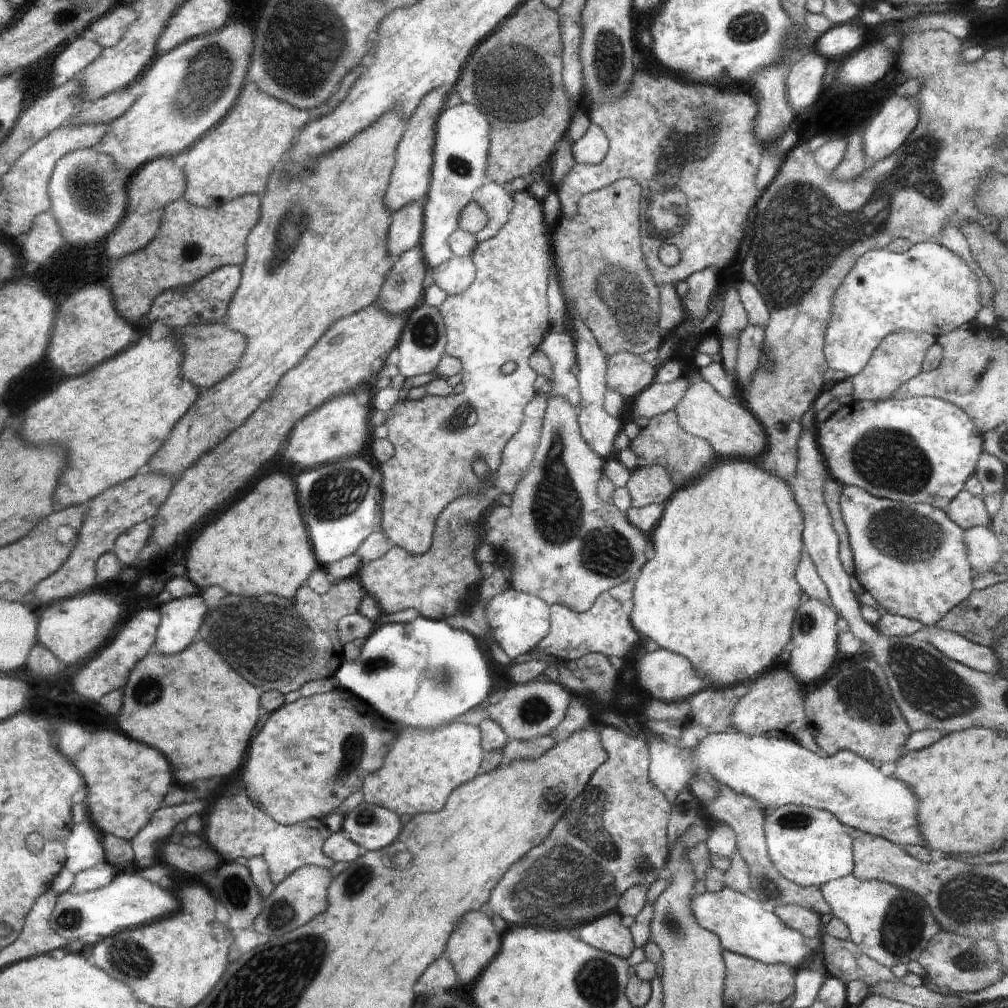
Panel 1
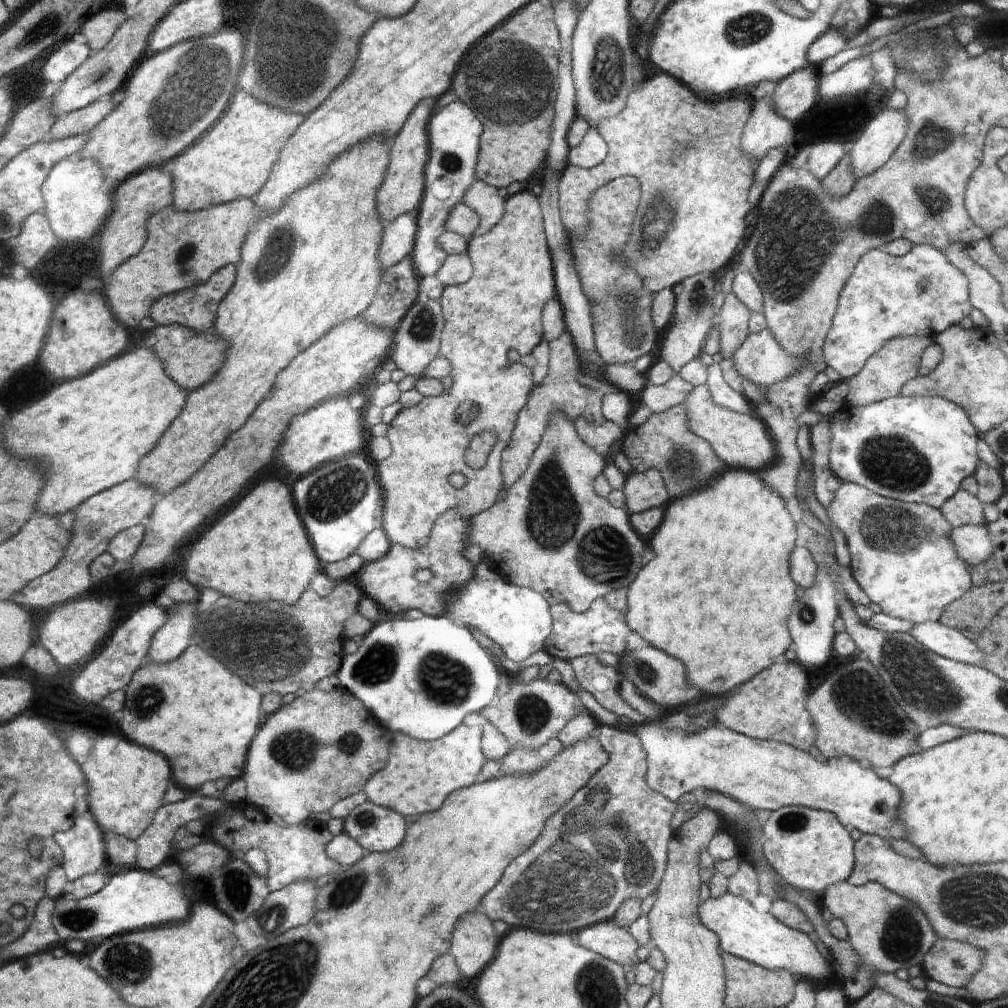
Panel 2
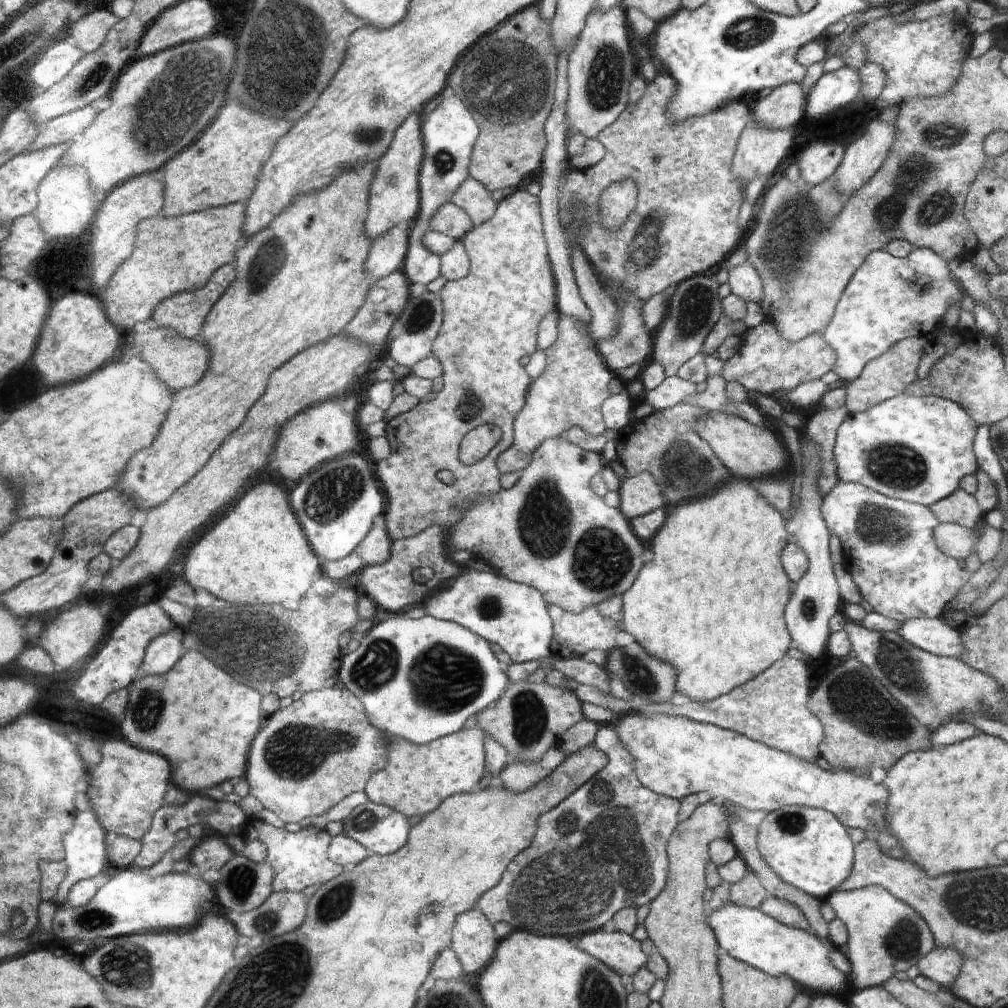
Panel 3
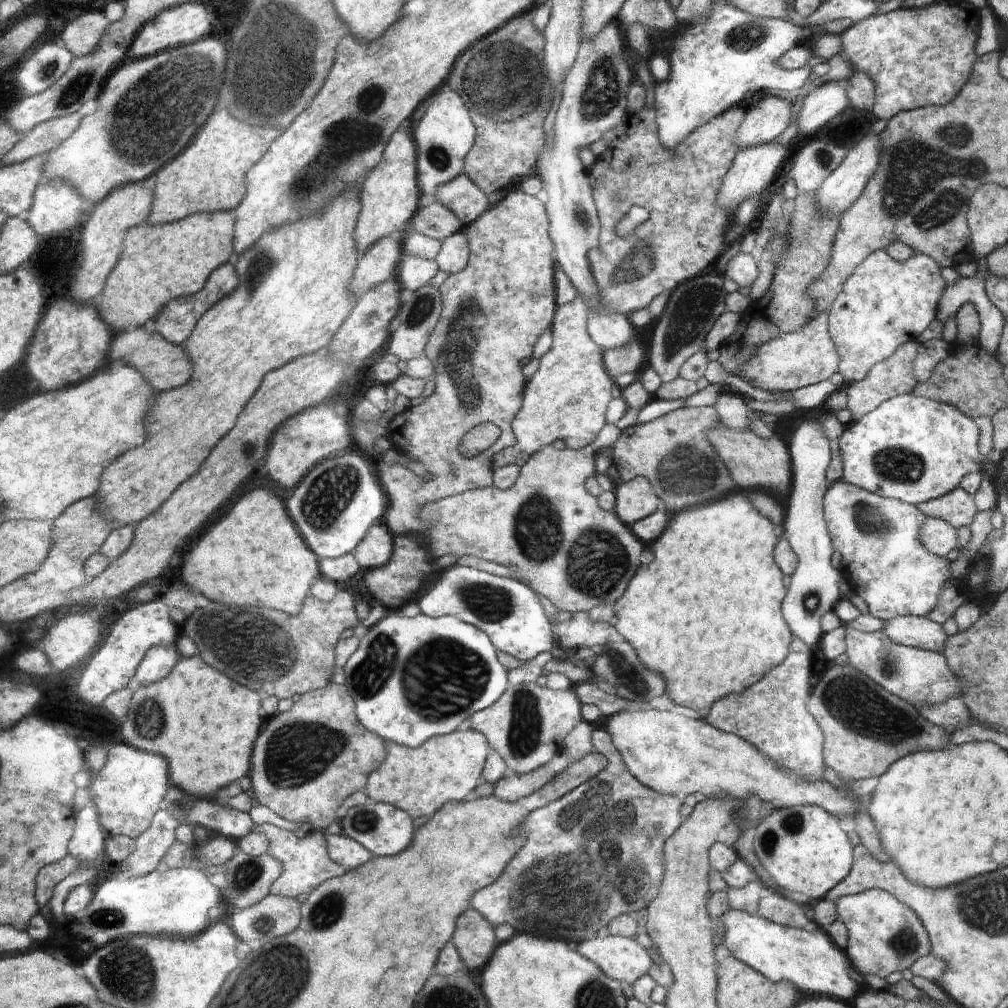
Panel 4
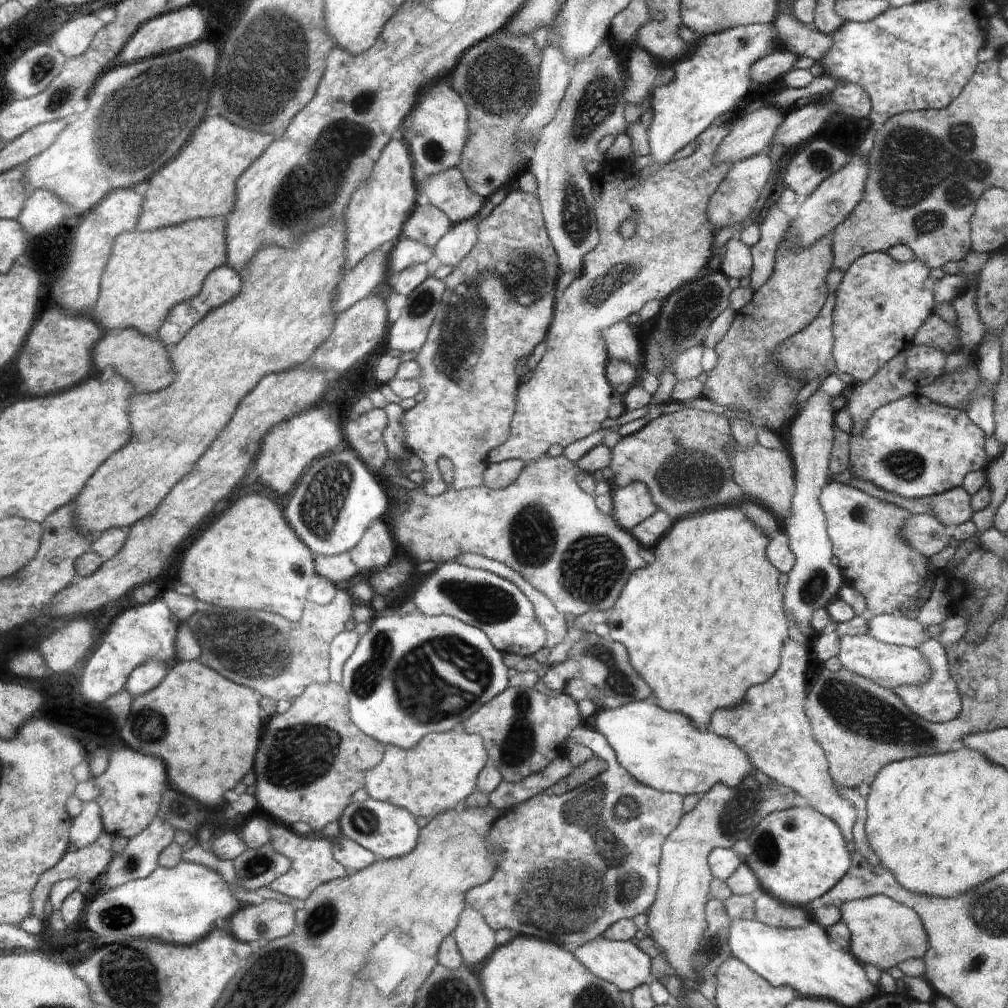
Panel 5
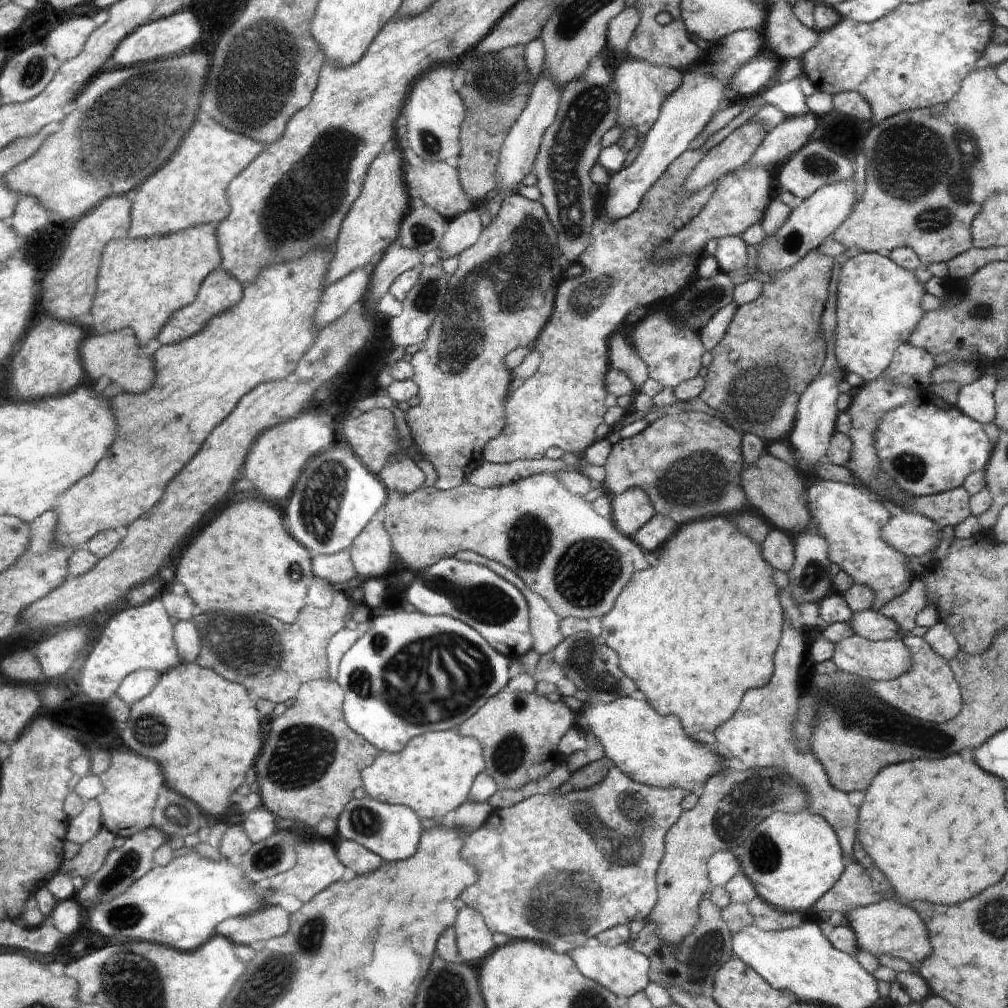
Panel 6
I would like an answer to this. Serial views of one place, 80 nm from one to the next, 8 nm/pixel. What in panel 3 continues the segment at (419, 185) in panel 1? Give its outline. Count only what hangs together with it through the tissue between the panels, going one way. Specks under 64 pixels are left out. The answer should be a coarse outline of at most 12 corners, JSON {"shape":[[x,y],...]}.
{"shape":[[412,114],[376,160],[366,221],[372,241],[422,208],[425,153]]}

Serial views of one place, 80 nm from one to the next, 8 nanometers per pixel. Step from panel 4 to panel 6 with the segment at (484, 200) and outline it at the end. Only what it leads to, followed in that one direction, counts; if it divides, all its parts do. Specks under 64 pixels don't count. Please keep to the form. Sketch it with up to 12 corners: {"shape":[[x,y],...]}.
{"shape":[[444,161],[409,164],[413,198],[448,220],[472,209],[459,171]]}

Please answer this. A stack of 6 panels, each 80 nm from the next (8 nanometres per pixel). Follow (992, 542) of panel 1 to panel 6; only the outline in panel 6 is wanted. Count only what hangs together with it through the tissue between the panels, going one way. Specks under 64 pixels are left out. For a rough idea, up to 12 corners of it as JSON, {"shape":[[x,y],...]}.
{"shape":[[893,511],[880,530],[908,556],[935,550],[944,532],[916,512]]}

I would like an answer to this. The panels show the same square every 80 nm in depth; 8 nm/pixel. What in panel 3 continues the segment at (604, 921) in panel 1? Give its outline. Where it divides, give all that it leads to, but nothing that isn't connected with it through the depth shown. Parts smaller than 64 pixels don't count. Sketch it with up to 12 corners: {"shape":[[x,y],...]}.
{"shape":[[598,929],[580,938],[586,950],[626,978],[646,966],[640,940]]}

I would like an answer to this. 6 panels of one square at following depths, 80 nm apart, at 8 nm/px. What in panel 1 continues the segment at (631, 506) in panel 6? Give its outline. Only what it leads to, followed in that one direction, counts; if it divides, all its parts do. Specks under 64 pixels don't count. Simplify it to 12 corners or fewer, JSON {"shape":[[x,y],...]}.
{"shape":[[662,466],[638,467],[626,484],[631,506],[666,504],[674,480]]}

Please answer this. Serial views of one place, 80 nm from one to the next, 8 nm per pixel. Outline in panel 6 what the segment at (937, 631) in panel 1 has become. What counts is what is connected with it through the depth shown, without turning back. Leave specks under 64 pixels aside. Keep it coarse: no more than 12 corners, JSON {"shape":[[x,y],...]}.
{"shape":[[872,609],[853,614],[856,635],[899,638],[897,622]]}

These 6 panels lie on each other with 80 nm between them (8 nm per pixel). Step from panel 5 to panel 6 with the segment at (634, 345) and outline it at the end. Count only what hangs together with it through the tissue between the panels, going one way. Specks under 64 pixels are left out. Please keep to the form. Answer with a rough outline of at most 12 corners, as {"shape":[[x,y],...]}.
{"shape":[[616,331],[611,363],[634,382],[636,392],[649,377],[630,337]]}

